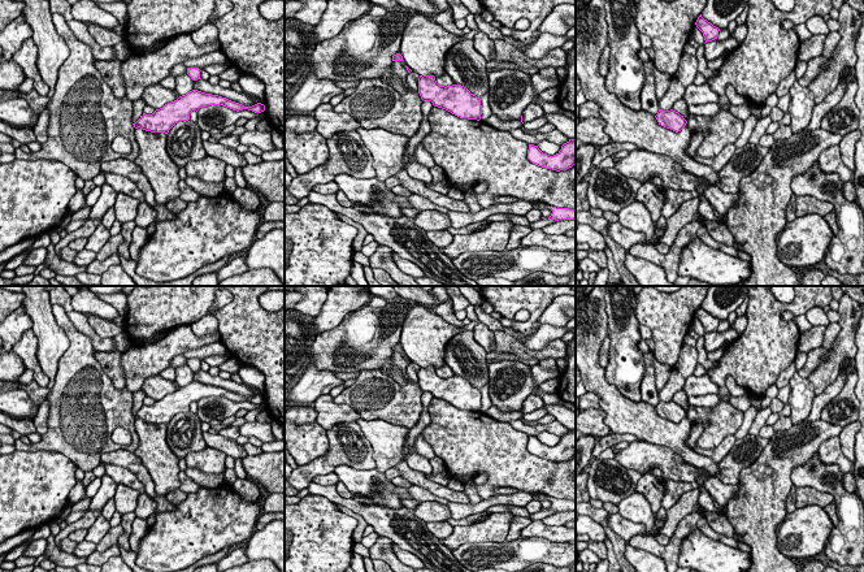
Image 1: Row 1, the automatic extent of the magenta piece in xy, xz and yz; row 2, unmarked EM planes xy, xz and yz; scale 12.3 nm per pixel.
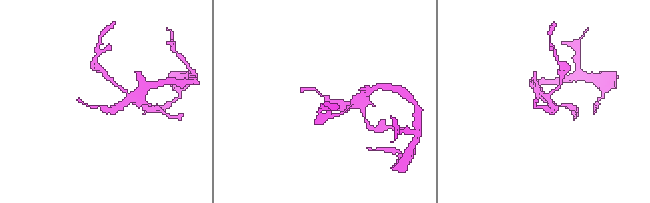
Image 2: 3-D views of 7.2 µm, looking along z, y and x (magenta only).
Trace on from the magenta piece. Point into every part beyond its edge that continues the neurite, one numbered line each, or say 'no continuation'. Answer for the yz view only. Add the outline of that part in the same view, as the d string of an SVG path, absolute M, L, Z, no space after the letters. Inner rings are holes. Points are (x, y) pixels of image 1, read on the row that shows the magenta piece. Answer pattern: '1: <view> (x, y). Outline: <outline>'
no continuation

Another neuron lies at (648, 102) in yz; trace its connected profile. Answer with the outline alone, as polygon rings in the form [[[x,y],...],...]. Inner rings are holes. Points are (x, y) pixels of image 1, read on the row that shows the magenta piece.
[[[643,61],[643,69],[646,74],[646,83],[641,92],[641,105],[642,109],[652,113],[654,116],[659,112],[659,100],[656,99],[656,86],[654,77],[654,61]]]

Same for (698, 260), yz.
[[[695,237],[683,250],[678,276],[686,276],[721,286],[738,285],[752,276],[752,268],[746,260],[713,250]]]

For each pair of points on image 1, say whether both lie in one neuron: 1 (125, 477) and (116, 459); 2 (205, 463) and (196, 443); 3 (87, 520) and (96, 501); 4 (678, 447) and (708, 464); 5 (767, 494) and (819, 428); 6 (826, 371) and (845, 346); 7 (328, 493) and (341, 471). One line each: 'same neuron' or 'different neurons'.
1: different neurons
2: different neurons
3: different neurons
4: same neuron
5: same neuron
6: same neuron
7: different neurons

